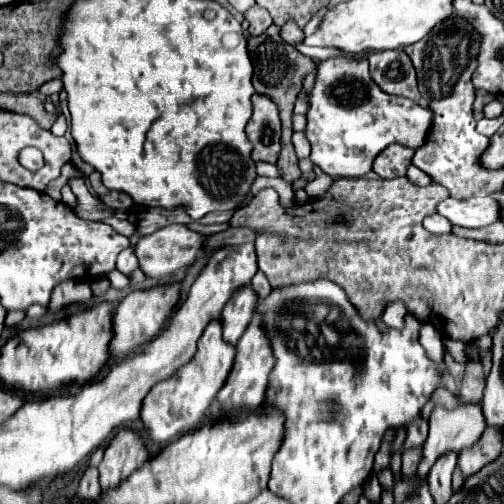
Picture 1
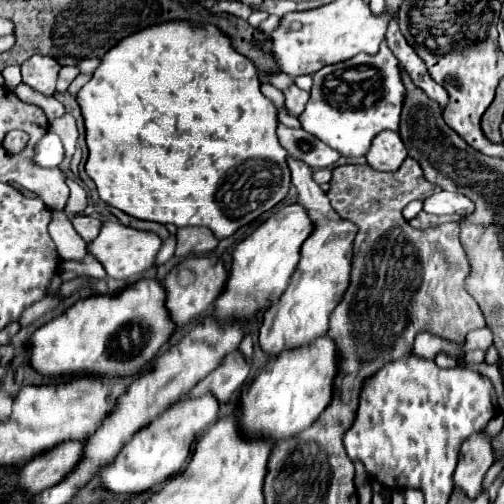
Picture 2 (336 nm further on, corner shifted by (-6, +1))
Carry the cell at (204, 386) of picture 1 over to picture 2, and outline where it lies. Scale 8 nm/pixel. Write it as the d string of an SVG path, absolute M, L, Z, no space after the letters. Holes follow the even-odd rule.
M206 394L196 400L180 400L170 406L162 416L152 420L146 428L140 428L130 442L122 446L122 452L114 456L114 460L100 468L98 482L102 488L110 490L114 496L128 494L144 494L154 490L158 484L176 476L188 460L190 446L208 424L218 420L218 402L214 396Z

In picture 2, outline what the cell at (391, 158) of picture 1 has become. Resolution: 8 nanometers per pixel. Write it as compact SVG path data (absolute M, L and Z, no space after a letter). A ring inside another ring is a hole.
M386 130L374 138L374 144L370 146L370 152L366 152L364 158L374 170L392 172L400 168L402 160L406 158L406 146L398 132Z

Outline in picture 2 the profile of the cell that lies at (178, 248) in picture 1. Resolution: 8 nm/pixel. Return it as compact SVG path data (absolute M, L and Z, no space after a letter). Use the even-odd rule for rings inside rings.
M102 222L100 234L86 246L88 254L94 256L106 270L106 274L114 280L124 280L132 274L140 274L154 266L156 252L160 250L162 240L152 232L138 232L134 228L126 228L118 222Z

